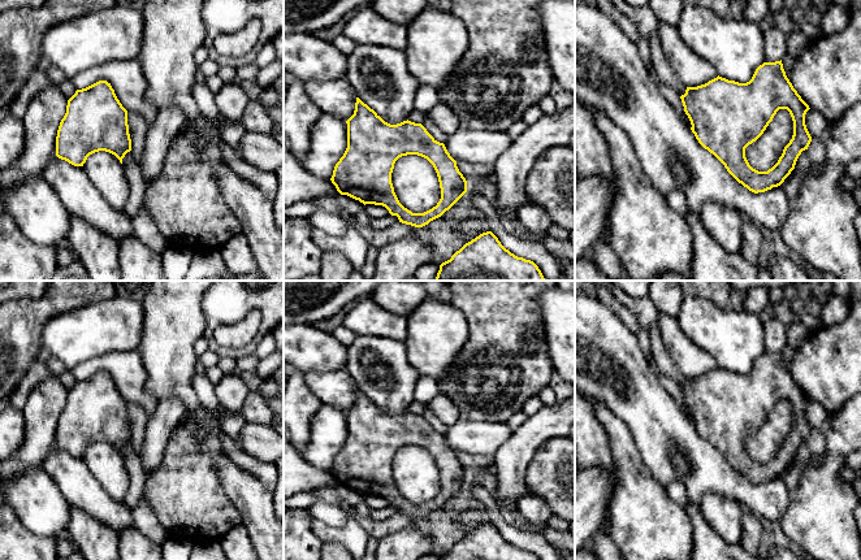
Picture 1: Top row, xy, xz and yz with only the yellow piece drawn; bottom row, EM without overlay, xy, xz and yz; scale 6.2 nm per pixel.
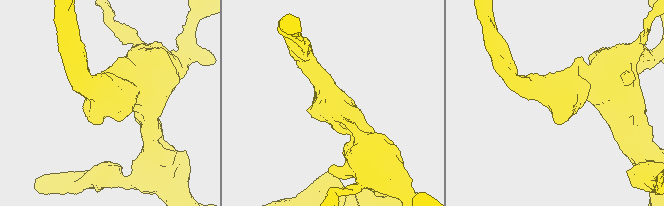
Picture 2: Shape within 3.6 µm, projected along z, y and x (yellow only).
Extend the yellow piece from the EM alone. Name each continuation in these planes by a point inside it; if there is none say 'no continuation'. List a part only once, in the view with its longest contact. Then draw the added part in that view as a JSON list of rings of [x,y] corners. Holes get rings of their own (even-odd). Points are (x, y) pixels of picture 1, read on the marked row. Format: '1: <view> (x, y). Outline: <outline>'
no continuation

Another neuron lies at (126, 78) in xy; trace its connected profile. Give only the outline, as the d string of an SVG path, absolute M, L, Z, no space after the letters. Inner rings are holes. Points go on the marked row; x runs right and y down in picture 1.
M116 60L83 70L70 78L77 90L107 81L122 107L144 117L148 127L155 123L157 109L144 99L147 81L138 60Z

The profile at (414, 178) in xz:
M417 155L402 156L395 161L391 183L399 203L412 213L424 213L441 199L433 165Z

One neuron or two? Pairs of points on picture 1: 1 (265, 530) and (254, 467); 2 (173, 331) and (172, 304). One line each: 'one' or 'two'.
1: two
2: one

